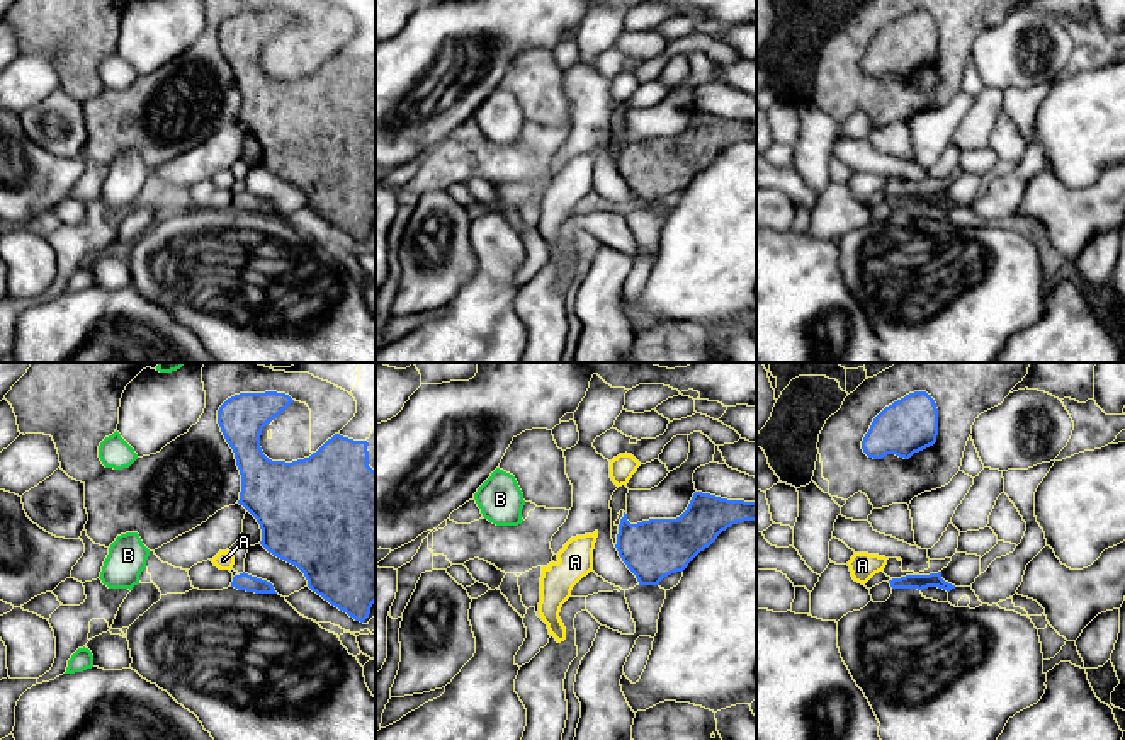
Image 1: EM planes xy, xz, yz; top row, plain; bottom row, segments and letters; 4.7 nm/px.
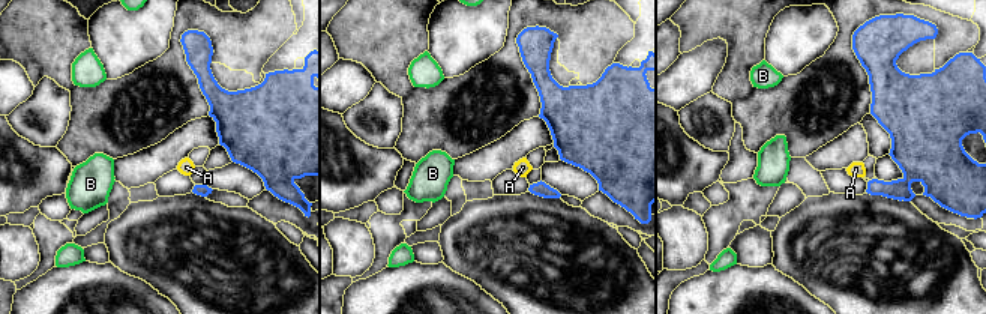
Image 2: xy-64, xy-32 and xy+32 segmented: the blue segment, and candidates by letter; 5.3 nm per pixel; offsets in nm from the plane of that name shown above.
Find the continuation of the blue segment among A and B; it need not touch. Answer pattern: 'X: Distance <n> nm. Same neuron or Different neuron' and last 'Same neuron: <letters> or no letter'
A: Distance 40 nm. Different neuron
B: Distance 260 nm. Different neuron
Same neuron: no letter

